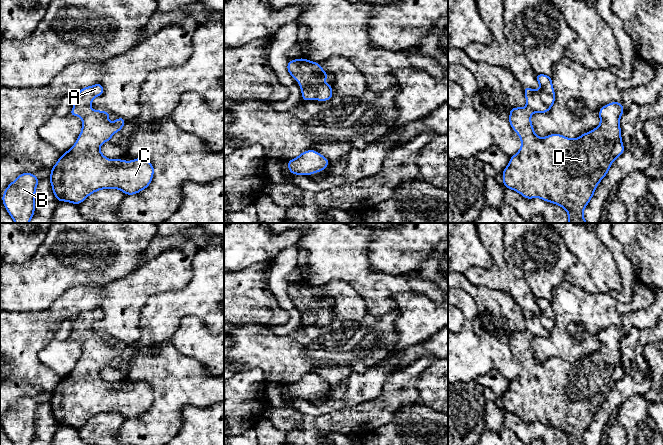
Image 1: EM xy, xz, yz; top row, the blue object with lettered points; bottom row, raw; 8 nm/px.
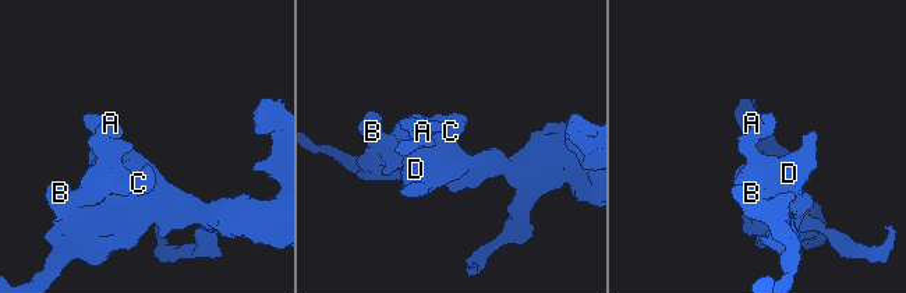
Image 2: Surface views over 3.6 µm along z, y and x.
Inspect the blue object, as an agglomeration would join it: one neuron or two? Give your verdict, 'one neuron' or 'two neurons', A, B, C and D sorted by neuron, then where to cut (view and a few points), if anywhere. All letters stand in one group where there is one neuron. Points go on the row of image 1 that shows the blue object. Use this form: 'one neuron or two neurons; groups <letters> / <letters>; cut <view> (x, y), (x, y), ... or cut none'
one neuron; groups A B C D; cut none

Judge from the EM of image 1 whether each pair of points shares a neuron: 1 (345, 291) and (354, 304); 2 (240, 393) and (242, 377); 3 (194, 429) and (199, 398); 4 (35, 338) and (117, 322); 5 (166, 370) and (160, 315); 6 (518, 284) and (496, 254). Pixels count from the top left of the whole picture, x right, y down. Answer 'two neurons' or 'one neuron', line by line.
1: one neuron
2: one neuron
3: two neurons
4: two neurons
5: two neurons
6: one neuron

